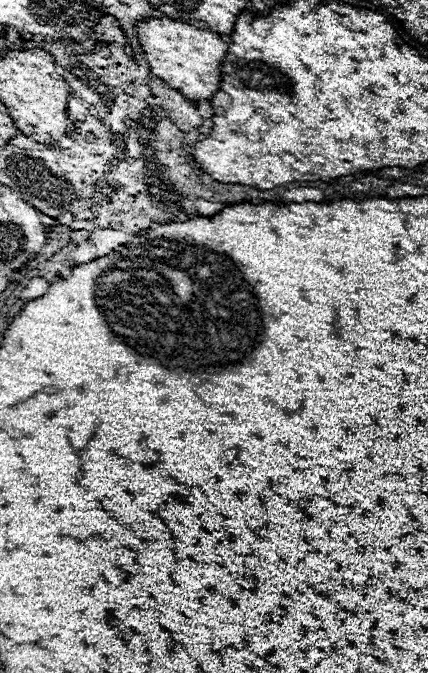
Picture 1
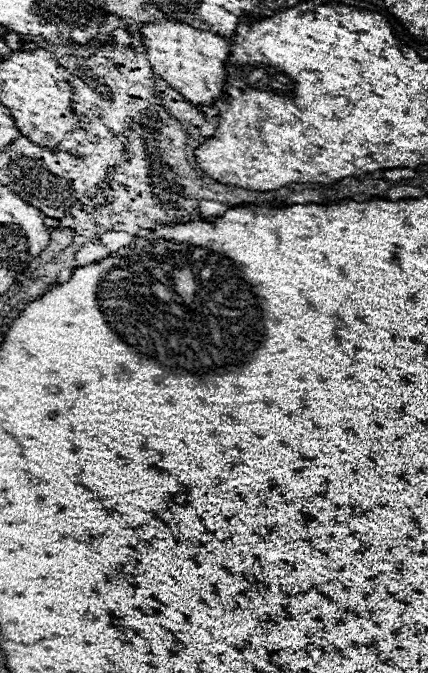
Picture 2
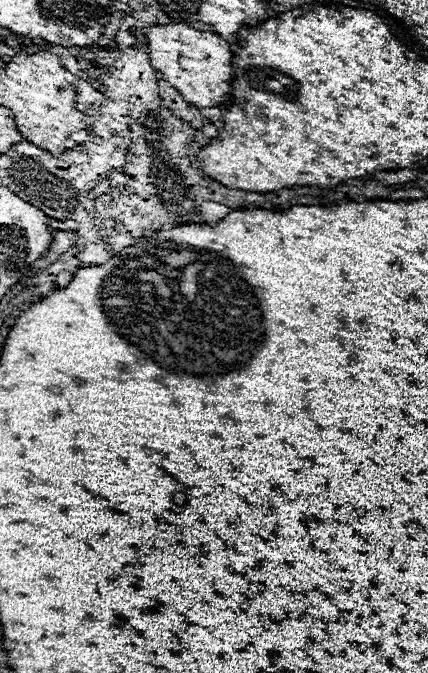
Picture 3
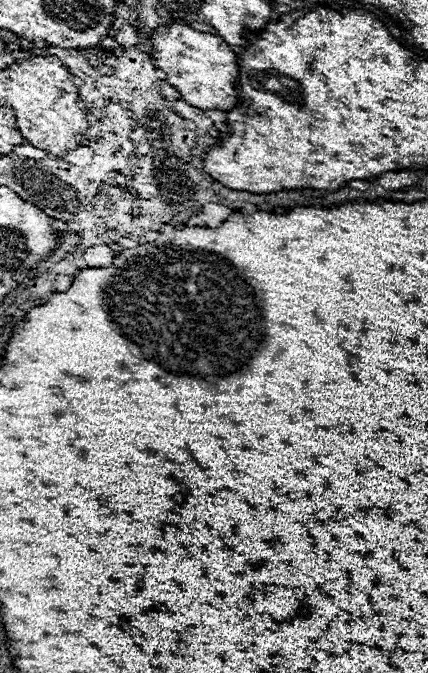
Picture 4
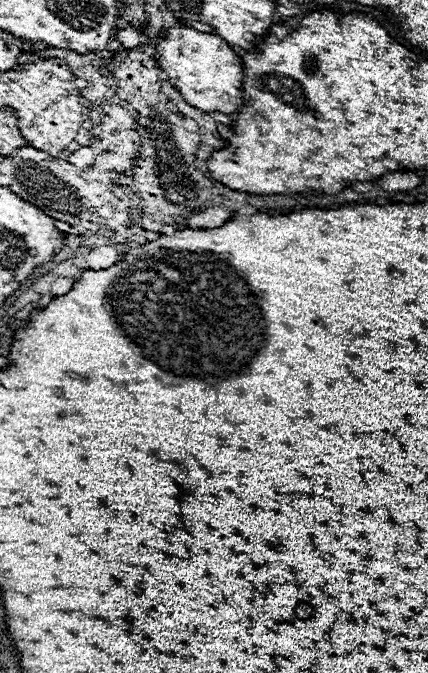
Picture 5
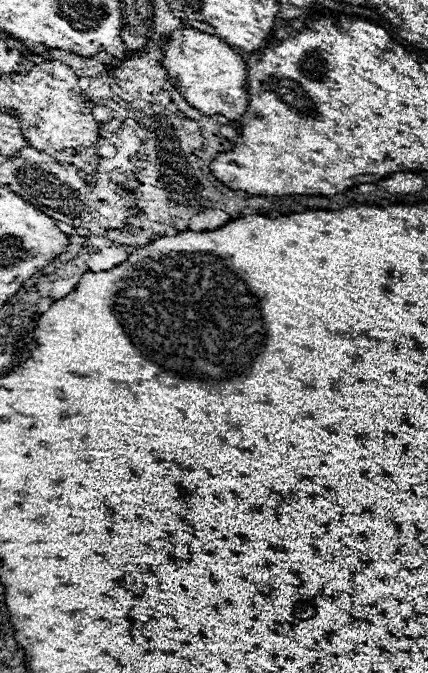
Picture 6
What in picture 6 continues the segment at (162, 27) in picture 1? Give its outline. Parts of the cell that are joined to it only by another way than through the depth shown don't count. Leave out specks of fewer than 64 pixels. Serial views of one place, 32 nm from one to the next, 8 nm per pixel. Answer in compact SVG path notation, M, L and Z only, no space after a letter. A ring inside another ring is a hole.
M178 28L162 46L162 54L162 66L166 68L170 82L190 106L198 108L206 116L222 114L228 120L238 120L244 114L248 106L246 64L224 40L194 28Z

